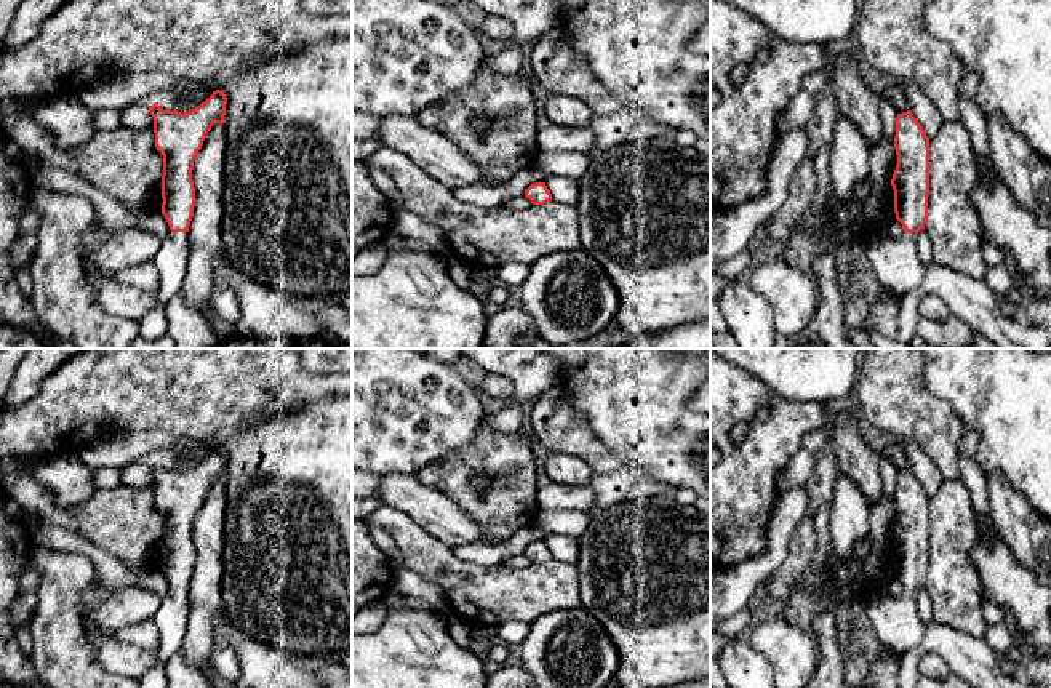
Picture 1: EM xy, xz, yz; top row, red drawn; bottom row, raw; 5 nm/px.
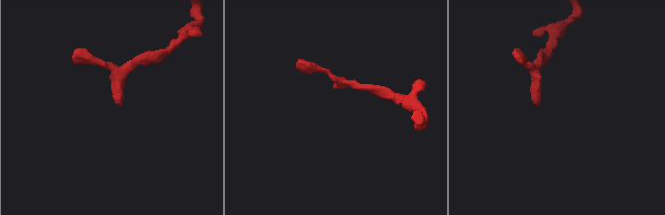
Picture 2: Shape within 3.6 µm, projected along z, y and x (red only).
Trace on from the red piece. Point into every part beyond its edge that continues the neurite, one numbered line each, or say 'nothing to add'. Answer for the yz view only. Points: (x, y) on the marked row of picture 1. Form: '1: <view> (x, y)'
1: yz (896, 263)

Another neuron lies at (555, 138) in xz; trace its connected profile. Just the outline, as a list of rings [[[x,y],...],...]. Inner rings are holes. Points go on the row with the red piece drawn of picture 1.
[[[550,125],[537,130],[537,149],[547,152],[574,152],[592,155],[595,136],[590,126],[574,128]]]

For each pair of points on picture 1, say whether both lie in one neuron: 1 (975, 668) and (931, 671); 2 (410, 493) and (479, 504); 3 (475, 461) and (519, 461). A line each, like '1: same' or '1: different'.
1: different
2: different
3: same

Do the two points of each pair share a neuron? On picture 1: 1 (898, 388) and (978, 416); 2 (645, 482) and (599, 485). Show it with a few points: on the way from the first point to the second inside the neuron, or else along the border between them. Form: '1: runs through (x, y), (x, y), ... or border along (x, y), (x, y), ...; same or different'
1: border along (925, 381), (935, 394), (951, 405), (967, 429); different
2: runs through (634, 482), (610, 485); same

